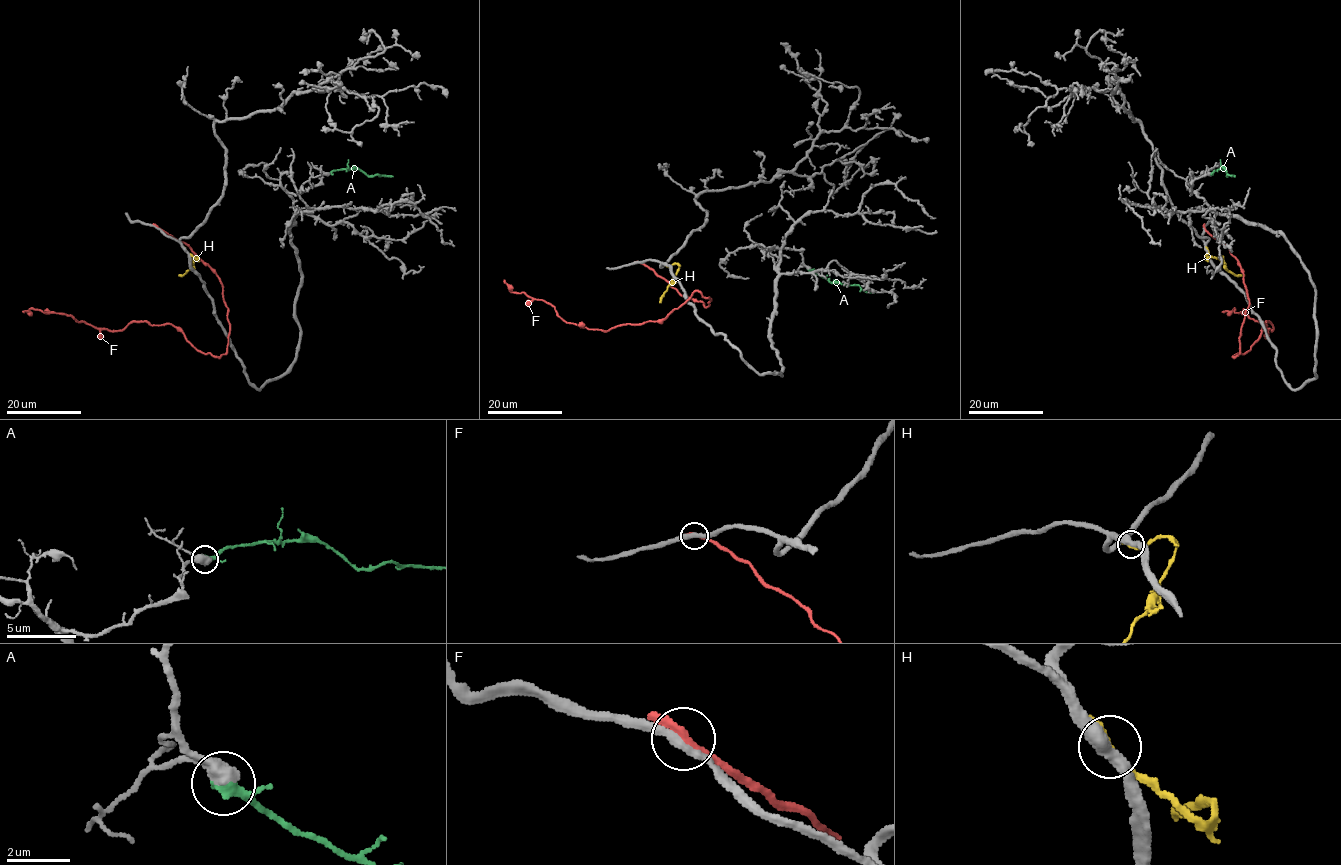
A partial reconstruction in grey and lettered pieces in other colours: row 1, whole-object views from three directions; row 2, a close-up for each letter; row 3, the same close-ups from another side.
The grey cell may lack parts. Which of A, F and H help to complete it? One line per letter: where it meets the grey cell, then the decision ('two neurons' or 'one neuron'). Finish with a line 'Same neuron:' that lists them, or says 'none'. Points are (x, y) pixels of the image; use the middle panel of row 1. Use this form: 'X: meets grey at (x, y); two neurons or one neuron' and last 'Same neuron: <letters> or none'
A: meets grey at (808, 269); one neuron
F: meets grey at (638, 262); two neurons
H: meets grey at (667, 265); two neurons
Same neuron: A

